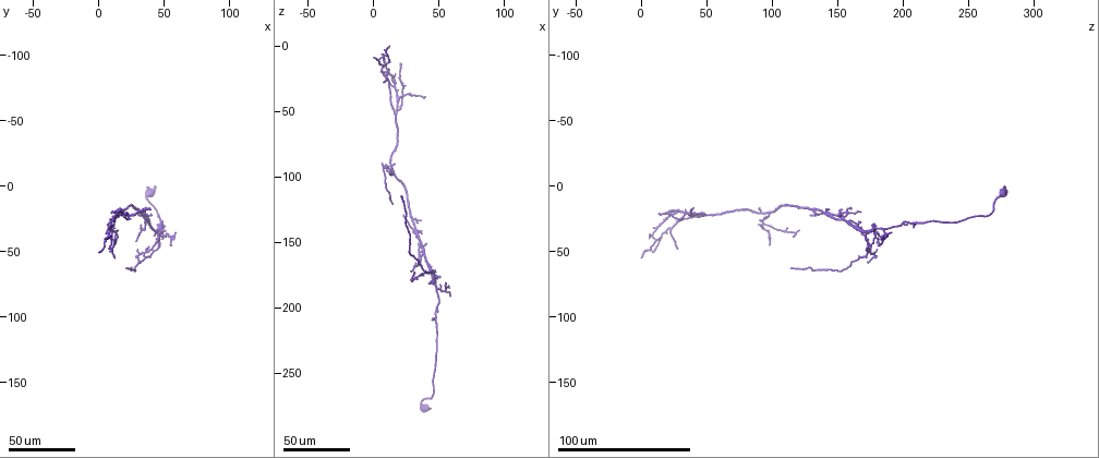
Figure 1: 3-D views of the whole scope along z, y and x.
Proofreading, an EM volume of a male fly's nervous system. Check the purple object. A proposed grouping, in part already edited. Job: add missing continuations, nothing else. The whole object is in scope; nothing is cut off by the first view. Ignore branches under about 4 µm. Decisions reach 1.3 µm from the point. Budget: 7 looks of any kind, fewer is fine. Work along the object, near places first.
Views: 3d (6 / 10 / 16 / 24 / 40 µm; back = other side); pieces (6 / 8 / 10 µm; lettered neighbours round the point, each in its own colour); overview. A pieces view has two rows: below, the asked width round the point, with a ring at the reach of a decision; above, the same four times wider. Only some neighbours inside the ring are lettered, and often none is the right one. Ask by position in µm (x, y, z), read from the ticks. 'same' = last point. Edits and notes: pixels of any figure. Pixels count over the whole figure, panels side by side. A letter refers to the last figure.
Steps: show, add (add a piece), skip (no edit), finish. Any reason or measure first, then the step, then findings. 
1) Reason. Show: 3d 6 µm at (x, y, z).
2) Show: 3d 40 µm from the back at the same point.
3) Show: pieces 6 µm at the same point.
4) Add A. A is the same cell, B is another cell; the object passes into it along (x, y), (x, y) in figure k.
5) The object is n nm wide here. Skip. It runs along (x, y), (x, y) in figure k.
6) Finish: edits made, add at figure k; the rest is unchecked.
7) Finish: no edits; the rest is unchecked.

An open end. Show: 3d 40 µm at (22, 62, 114).

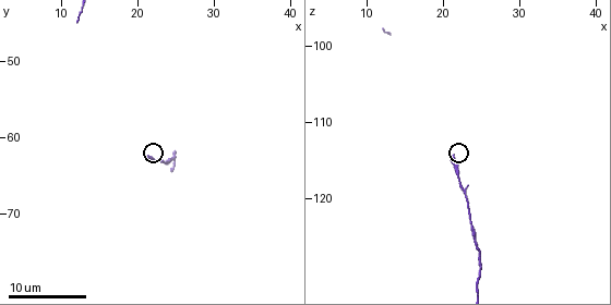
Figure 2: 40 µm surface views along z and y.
Show: pieces 6 µm at (21.5, 62.5, 114.5).

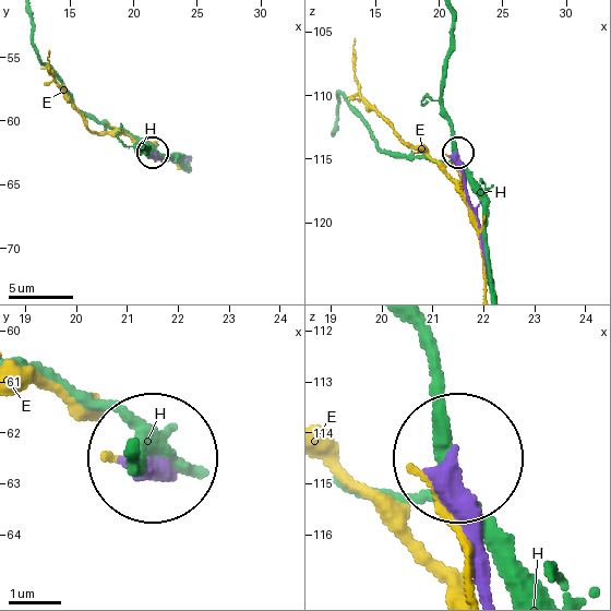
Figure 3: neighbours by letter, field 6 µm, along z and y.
The object is 370 nm wide here. Skip. E and H are other cells; it runs along (491, 591), (456, 465) in figure 3; no lettered piece goes on from it.

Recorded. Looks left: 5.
Thin end. Show: 3d 24 µm at (40, 18, 40).

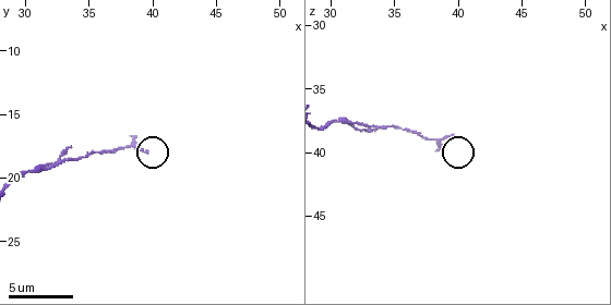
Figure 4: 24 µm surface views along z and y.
Show: pieces 8 µm at (39.6, 18.0, 38.6).

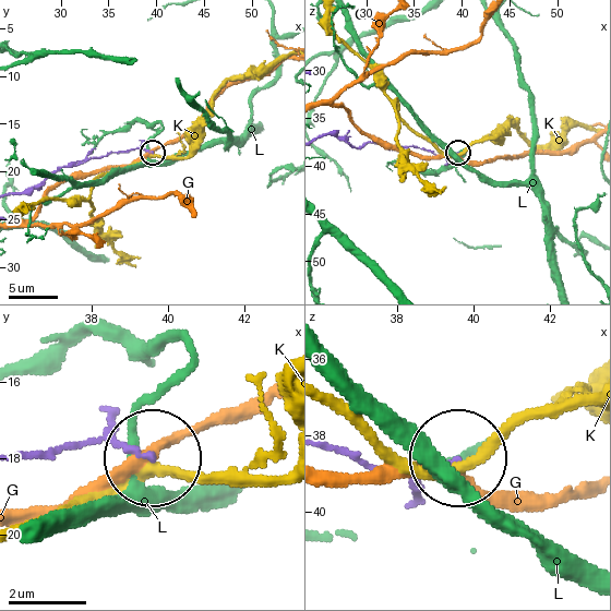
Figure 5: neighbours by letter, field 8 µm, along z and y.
Skip. G, K and L are other cells; no lettered piece goes on from it.

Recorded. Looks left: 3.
An open end. Show: 3d 24 µm at (22, 22, 130).

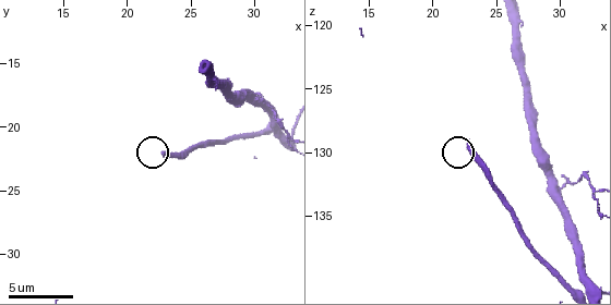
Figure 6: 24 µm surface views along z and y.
Show: pieces 8 µm at (23.0, 22.0, 129.0).

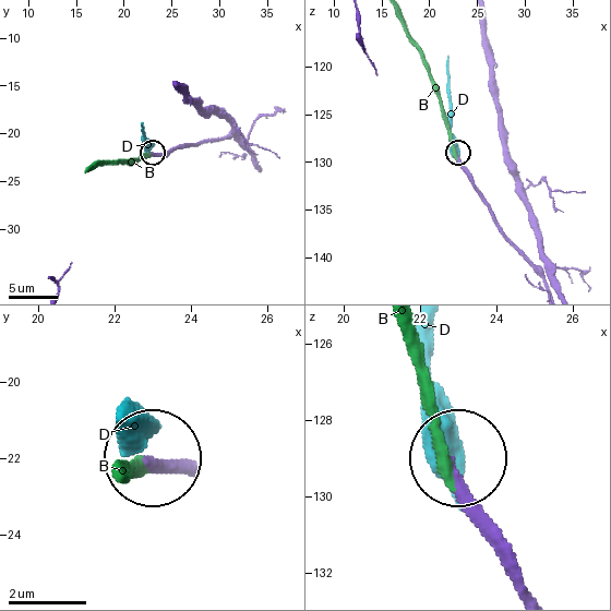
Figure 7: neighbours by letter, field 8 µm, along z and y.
Add B. B is the same cell, D is another cell; the object passes into it along (474, 182), (456, 154), (435, 83), (404, 20) in figure 7; the neuron continues.

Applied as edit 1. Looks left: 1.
Finish: edits made, add at figure 7; the rest is unchecked.

